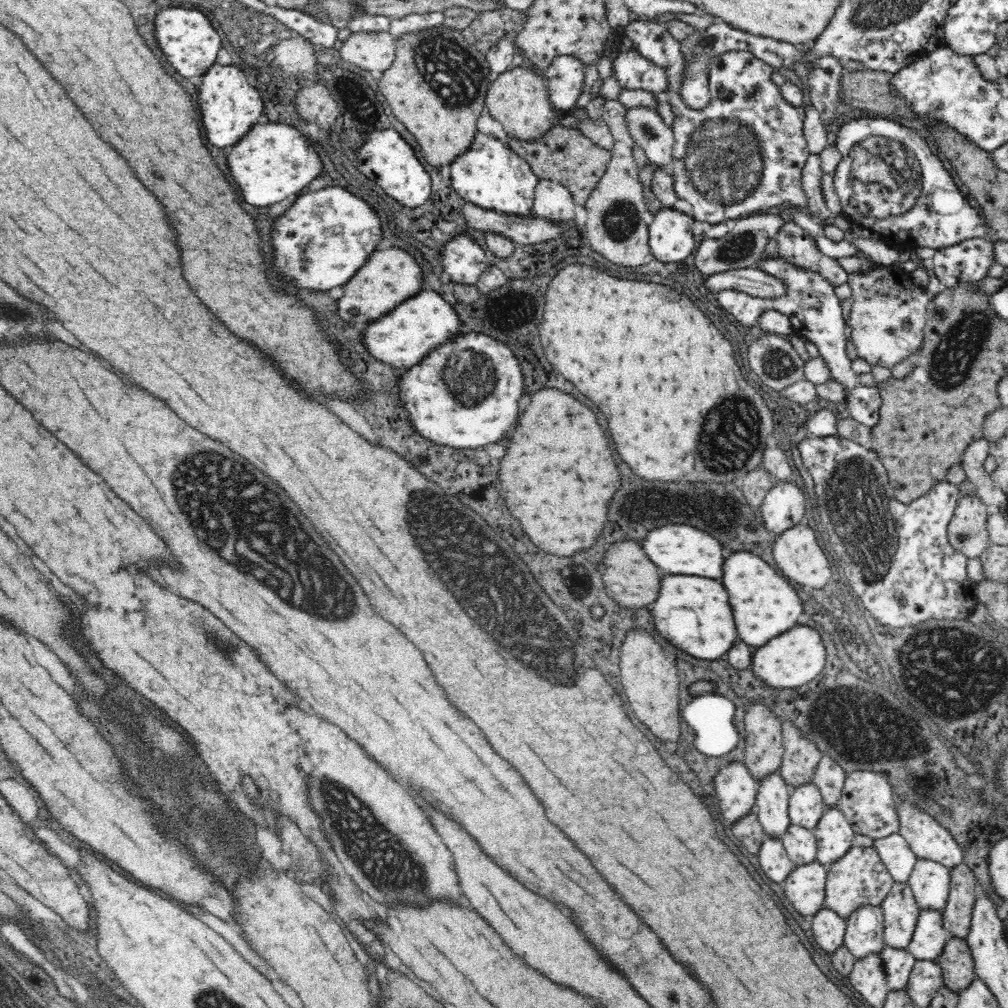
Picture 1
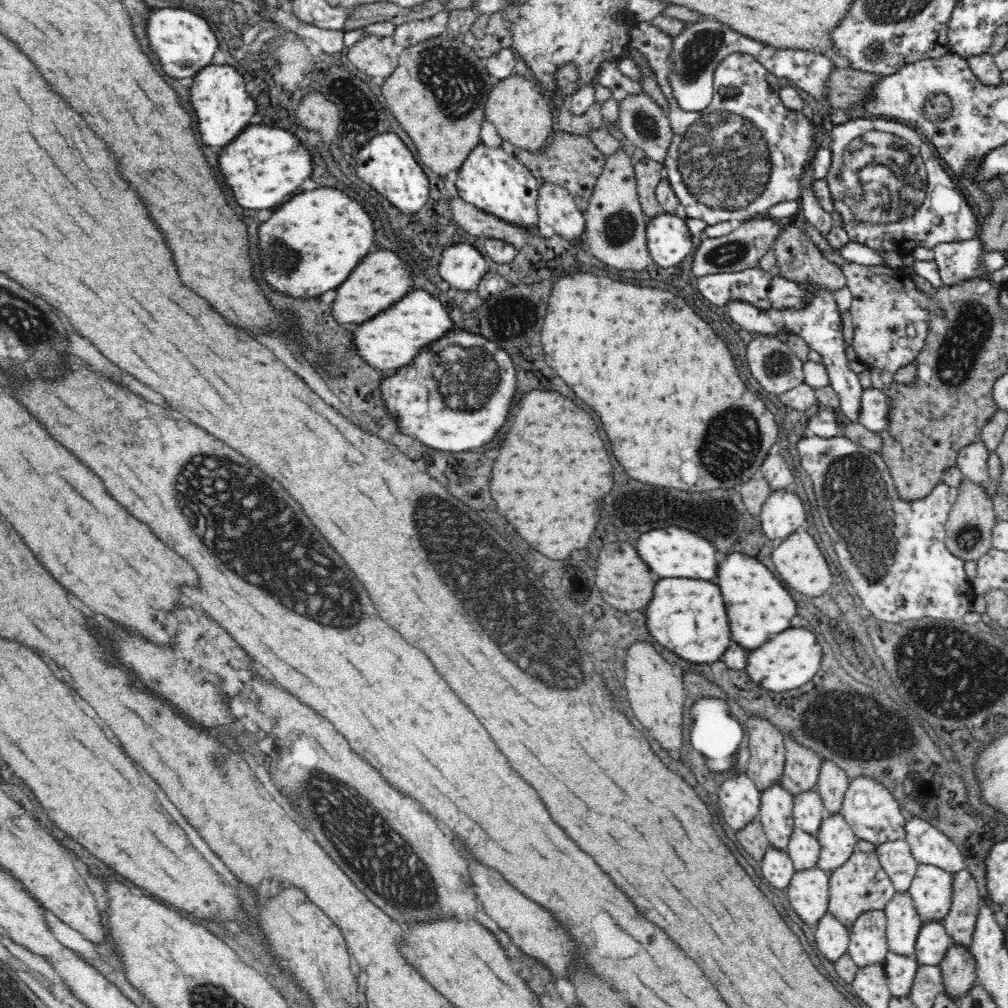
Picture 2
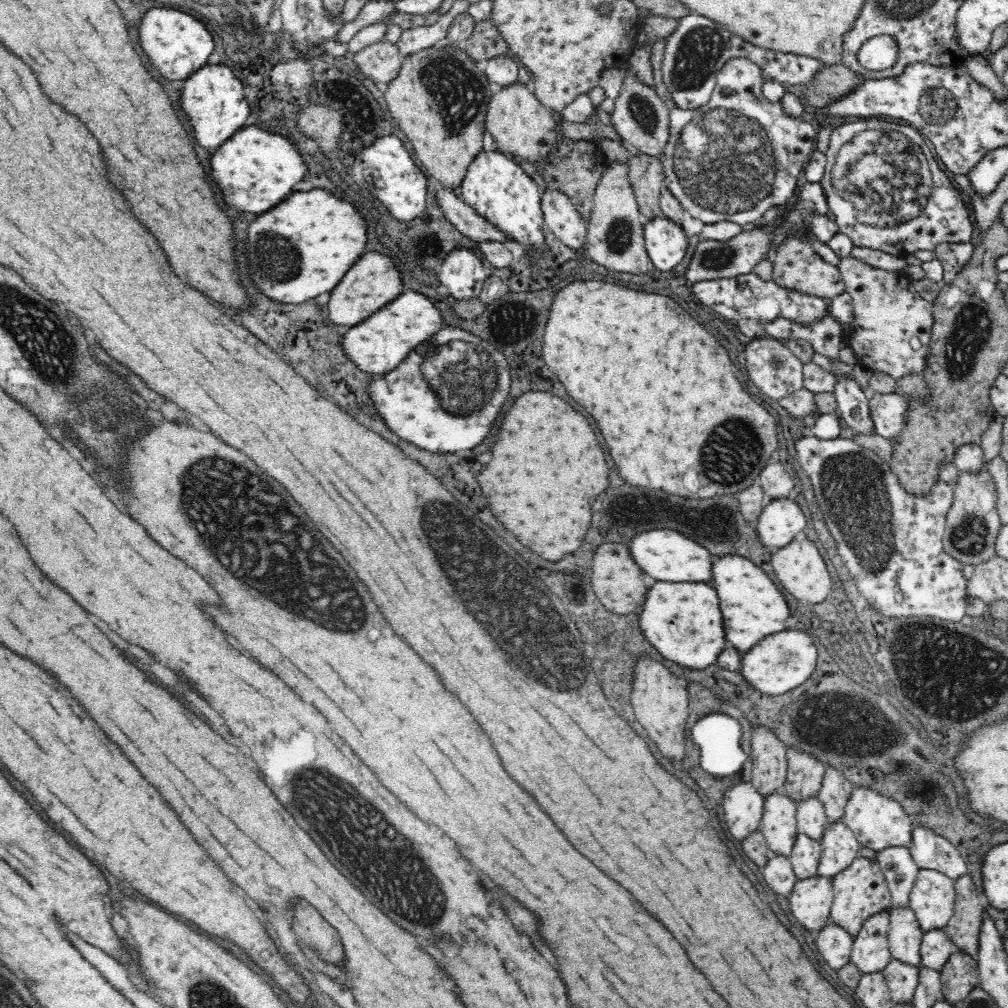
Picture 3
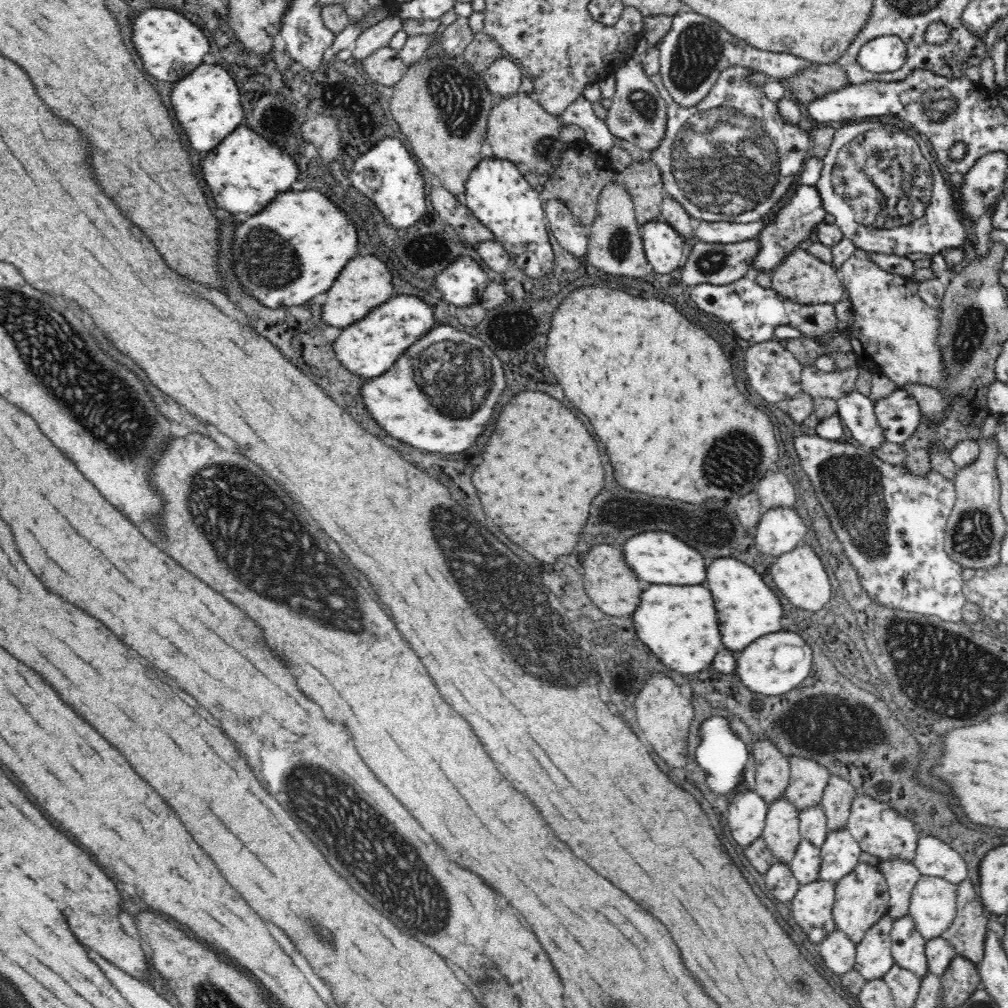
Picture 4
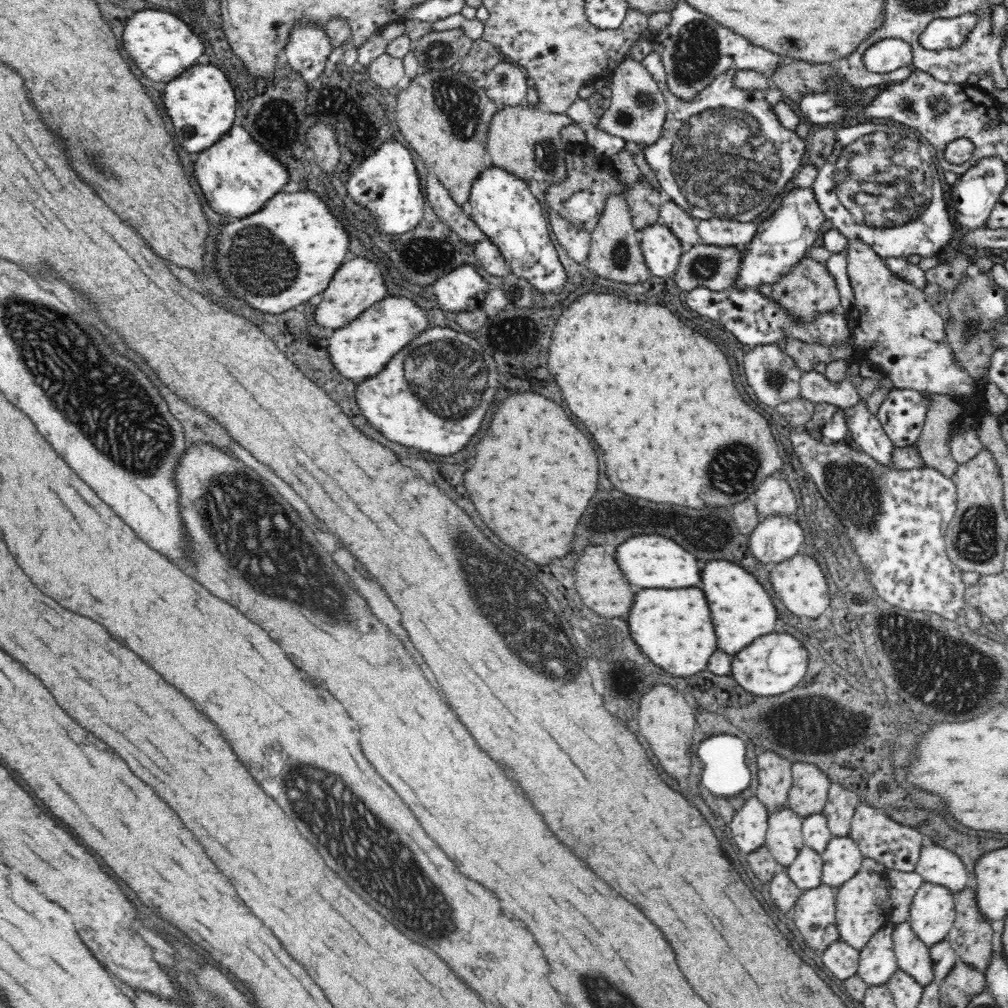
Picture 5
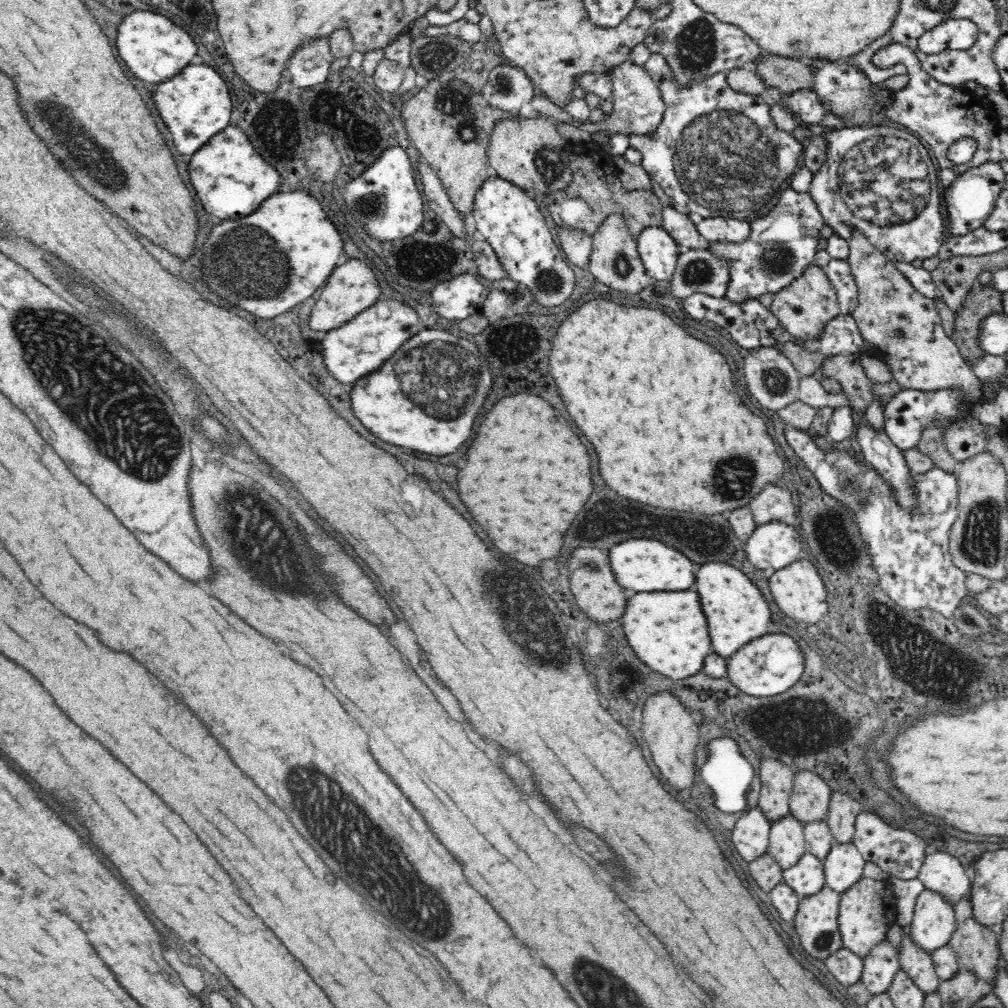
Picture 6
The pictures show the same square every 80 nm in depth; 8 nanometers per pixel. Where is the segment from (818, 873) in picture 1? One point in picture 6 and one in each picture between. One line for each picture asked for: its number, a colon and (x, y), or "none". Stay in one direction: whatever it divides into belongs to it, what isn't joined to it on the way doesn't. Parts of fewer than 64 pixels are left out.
2: (808, 894)
3: (810, 901)
4: (812, 907)
5: (814, 915)
6: (816, 924)

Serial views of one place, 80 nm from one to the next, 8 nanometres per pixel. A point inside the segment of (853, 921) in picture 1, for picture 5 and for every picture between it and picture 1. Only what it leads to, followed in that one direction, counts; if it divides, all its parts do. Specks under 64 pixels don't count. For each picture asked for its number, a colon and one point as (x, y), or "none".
2: (868, 946)
3: (870, 953)
4: (874, 959)
5: (877, 961)

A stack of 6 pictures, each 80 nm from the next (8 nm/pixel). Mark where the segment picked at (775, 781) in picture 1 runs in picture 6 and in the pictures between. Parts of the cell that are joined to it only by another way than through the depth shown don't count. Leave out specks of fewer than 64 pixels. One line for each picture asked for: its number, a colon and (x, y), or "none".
2: (776, 807)
3: (778, 823)
4: (782, 834)
5: (784, 839)
6: (787, 842)

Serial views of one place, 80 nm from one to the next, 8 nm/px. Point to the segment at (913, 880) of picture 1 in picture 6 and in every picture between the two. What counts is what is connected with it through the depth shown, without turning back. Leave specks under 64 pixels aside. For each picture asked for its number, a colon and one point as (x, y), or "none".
2: (931, 890)
3: (932, 898)
4: (933, 907)
5: (933, 914)
6: (933, 924)

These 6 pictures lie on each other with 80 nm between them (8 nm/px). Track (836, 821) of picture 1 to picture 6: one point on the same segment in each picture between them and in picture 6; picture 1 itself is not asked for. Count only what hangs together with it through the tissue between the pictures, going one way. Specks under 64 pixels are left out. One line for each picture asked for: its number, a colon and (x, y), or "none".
2: (837, 840)
3: (840, 848)
4: (840, 853)
5: (842, 860)
6: (843, 868)

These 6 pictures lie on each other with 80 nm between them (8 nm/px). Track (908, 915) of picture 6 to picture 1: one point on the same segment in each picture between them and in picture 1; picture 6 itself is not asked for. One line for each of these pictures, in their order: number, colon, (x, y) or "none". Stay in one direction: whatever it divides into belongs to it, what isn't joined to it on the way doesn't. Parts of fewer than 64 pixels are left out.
1: (896, 855)
2: (895, 857)
3: (901, 873)
4: (901, 878)
5: (903, 886)

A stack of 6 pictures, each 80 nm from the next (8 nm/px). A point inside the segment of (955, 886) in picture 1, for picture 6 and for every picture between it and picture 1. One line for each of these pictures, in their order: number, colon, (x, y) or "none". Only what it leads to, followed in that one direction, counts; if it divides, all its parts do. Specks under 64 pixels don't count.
2: (963, 914)
3: (963, 930)
4: (967, 934)
5: (971, 936)
6: (975, 946)

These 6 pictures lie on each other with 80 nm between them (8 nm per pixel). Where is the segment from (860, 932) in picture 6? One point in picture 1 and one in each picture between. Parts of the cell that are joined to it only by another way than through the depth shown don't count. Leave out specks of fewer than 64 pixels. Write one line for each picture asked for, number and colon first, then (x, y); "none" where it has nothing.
1: (860, 878)
2: (861, 885)
3: (860, 891)
4: (861, 898)
5: (863, 906)

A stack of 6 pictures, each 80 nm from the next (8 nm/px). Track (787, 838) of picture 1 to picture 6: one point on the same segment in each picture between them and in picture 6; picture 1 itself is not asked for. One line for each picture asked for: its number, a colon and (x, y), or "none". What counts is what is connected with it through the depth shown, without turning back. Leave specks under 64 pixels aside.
2: (804, 849)
3: (806, 856)
4: (805, 866)
5: (806, 872)
6: (807, 878)

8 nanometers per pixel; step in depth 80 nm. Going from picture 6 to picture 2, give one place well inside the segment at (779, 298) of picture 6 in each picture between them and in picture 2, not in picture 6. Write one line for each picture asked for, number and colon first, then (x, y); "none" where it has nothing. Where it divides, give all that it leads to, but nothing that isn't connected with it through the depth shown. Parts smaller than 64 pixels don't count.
2: (798, 259)
3: (796, 266)
4: (802, 278)
5: (808, 289)

